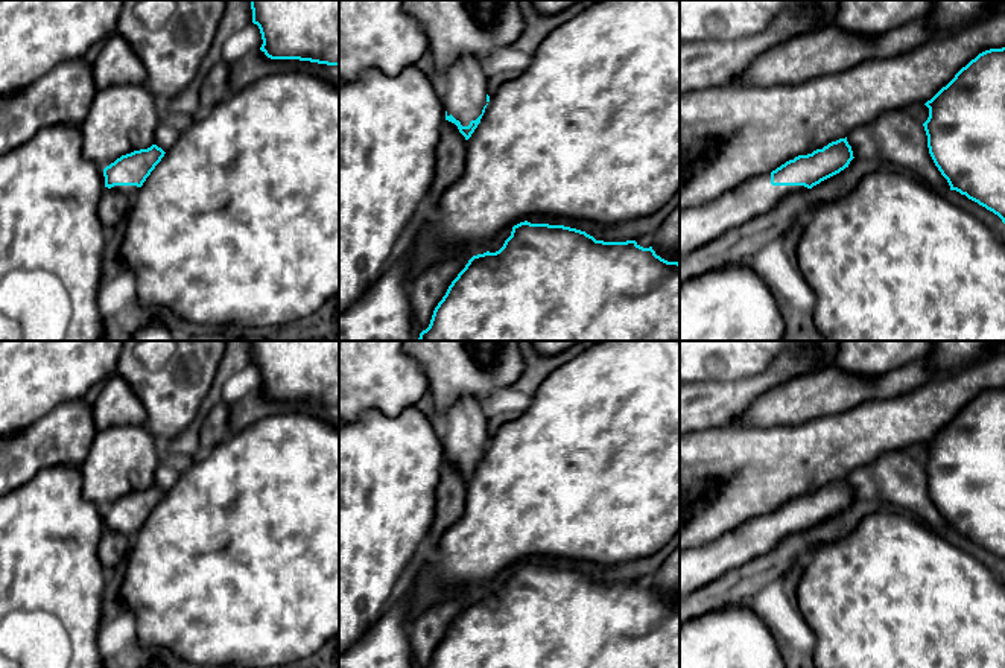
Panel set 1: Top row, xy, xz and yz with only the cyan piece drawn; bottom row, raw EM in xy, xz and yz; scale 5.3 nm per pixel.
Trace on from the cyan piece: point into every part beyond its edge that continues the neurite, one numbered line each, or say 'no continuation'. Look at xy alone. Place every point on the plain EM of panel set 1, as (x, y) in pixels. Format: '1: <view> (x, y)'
1: xy (128, 531)

